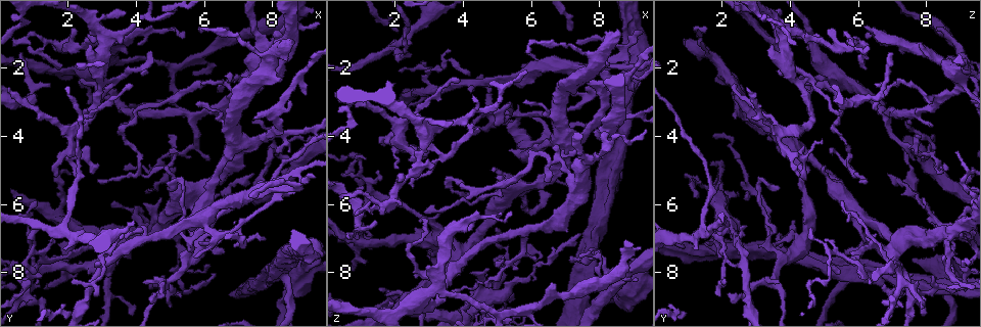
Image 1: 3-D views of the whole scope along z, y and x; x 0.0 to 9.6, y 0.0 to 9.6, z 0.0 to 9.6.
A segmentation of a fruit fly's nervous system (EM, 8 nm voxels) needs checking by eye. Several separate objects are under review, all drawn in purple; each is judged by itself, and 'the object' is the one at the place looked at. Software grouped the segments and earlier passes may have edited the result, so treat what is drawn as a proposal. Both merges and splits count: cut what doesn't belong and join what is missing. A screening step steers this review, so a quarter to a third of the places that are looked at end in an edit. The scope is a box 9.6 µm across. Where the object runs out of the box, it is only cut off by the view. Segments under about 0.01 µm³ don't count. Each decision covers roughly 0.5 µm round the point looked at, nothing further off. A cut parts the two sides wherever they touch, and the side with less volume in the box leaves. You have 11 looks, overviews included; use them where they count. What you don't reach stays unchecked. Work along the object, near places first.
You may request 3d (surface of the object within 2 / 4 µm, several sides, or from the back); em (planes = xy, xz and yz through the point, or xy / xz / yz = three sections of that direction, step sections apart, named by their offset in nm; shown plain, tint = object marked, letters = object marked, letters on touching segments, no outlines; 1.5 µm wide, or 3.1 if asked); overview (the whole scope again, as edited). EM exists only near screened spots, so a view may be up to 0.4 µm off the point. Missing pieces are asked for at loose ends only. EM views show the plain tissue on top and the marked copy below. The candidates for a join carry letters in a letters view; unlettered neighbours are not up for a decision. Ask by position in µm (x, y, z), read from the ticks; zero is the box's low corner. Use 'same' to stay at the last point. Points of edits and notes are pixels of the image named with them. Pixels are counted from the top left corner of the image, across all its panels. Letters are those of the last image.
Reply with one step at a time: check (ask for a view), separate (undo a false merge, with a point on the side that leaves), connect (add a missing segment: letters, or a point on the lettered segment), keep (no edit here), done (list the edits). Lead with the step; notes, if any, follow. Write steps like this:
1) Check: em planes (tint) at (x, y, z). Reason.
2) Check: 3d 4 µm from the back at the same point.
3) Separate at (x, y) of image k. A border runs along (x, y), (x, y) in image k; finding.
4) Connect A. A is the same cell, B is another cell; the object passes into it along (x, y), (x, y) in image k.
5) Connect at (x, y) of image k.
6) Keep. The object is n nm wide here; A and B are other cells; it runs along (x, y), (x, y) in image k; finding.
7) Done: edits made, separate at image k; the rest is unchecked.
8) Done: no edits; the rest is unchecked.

Check: 3d 4 µm at (8.50, 0.65, 4.05).

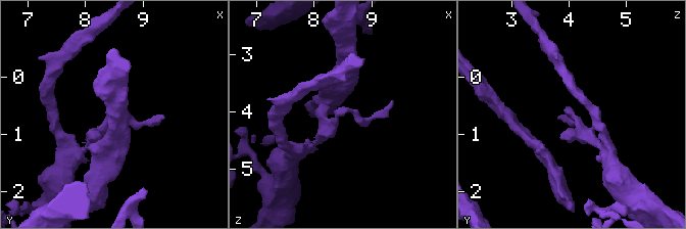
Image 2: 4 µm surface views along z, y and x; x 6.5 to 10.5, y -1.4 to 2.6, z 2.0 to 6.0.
Check: em planes (letters) at (8.50, 0.60, 4.00).

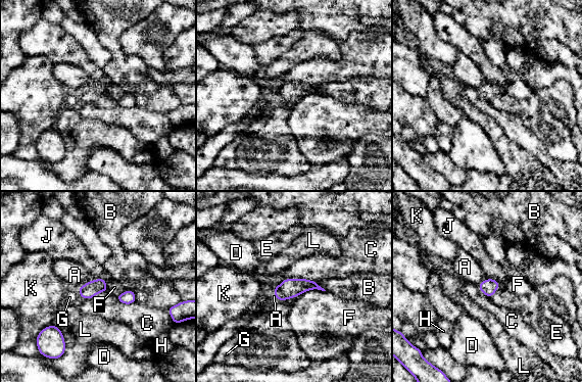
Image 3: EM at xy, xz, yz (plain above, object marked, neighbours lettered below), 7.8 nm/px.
Keep. A, B, C, D, E, F, G, H, J, K and L are other cells; a border runs along (285, 278), (304, 278), (312, 281) in image 3; continuous, no second cell.

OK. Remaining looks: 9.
Check: 3d 4 µm at (3.85, 2.45, 2.30). Thin end.

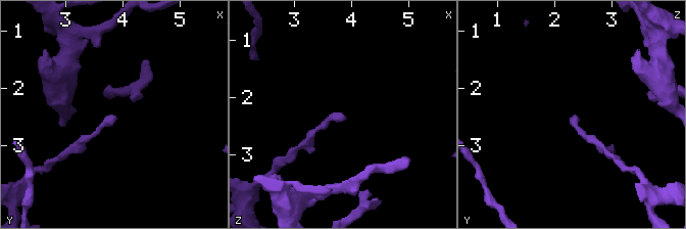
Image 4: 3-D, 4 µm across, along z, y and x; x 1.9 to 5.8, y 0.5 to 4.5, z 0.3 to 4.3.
Check: em xz step 8 (letters) at (3.85, 2.50, 2.35).

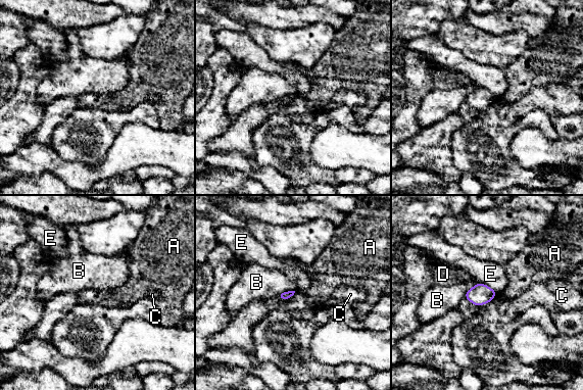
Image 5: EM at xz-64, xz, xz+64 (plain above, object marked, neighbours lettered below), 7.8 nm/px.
Check: em planes (letters) at the same point. Another direction.

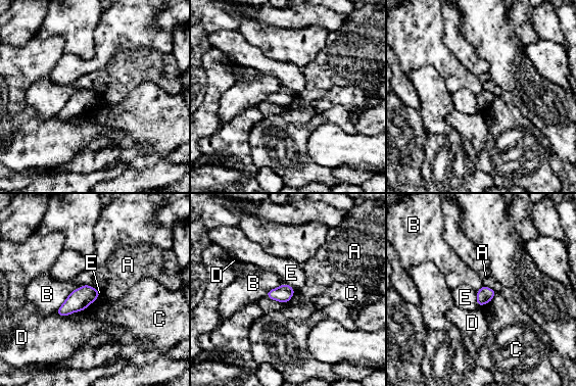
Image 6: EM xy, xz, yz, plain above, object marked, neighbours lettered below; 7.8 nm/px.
Keep. A, B, C, D and E are other cells; none of them fits.

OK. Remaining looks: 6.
Check: 3d 2 µm at (2.65, 5.05, 4.50). Branch stops here.

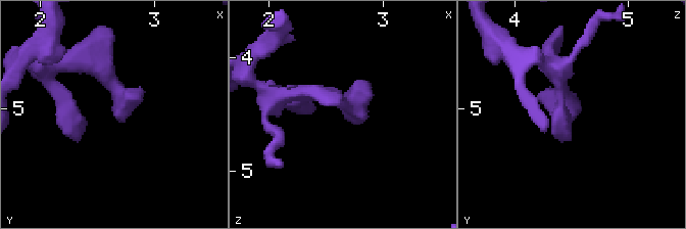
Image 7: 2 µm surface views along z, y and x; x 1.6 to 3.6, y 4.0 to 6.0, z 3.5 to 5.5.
Check: em yz step 8 (tint) at (2.68, 5.06, 4.52).

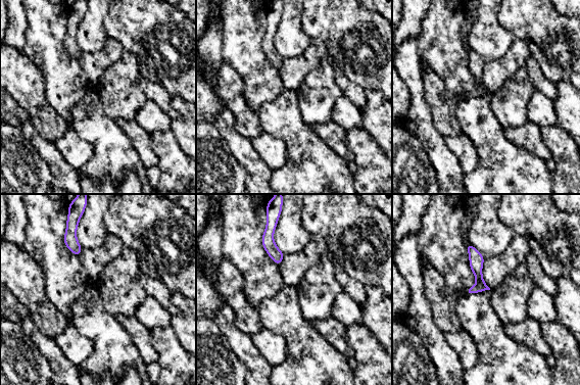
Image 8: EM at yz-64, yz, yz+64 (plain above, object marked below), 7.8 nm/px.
Check: em planes (letters) at the same point. Another direction.

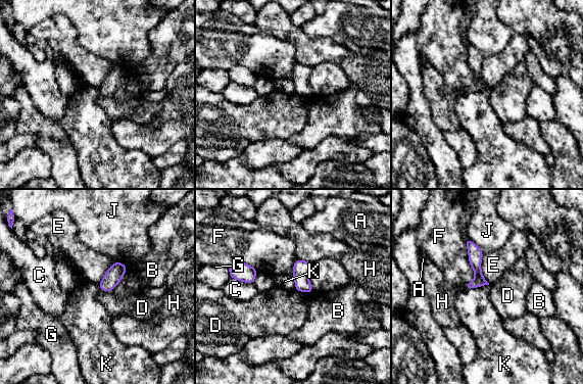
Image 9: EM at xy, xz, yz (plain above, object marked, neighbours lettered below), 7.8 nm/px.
Keep. A, B, C, D, E, F, G, H, J and K are other cells; a border runs along (295, 288), (300, 291), (312, 292) in image 9; no lettered segment goes on from it.

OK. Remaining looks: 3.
Check: em xy step 8 (tint) at (5.00, 3.95, 7.90). An open end.

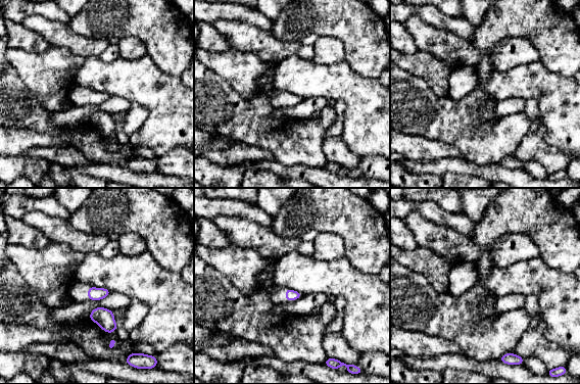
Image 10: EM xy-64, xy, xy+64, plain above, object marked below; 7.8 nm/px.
Check: em planes (letters) at the same point. Another direction.

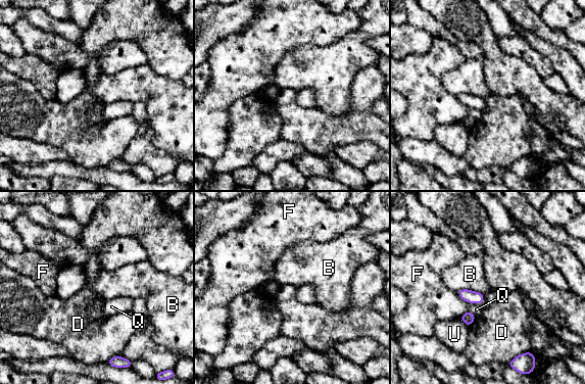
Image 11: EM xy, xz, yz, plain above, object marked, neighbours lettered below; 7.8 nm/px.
Keep. B, D, F, Q and U are other cells; a border runs along (457, 291), (470, 289), (483, 295) in image 11; none of them fits.

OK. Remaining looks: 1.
Check: em xy step 8 (letters) at (3.50, 1.80, 8.60).

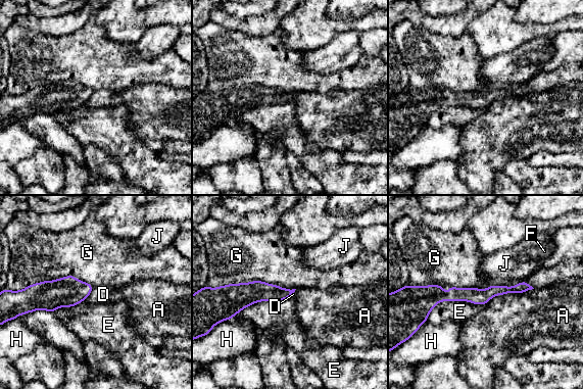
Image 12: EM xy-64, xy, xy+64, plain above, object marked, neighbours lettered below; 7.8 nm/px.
Keep. A, D, E, F, G, H and J are other cells; it runs along (527, 287), (487, 294), (431, 294), (425, 288) in image 12; all the same cell.

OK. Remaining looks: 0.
Done: no edits; the rest is unchecked.

